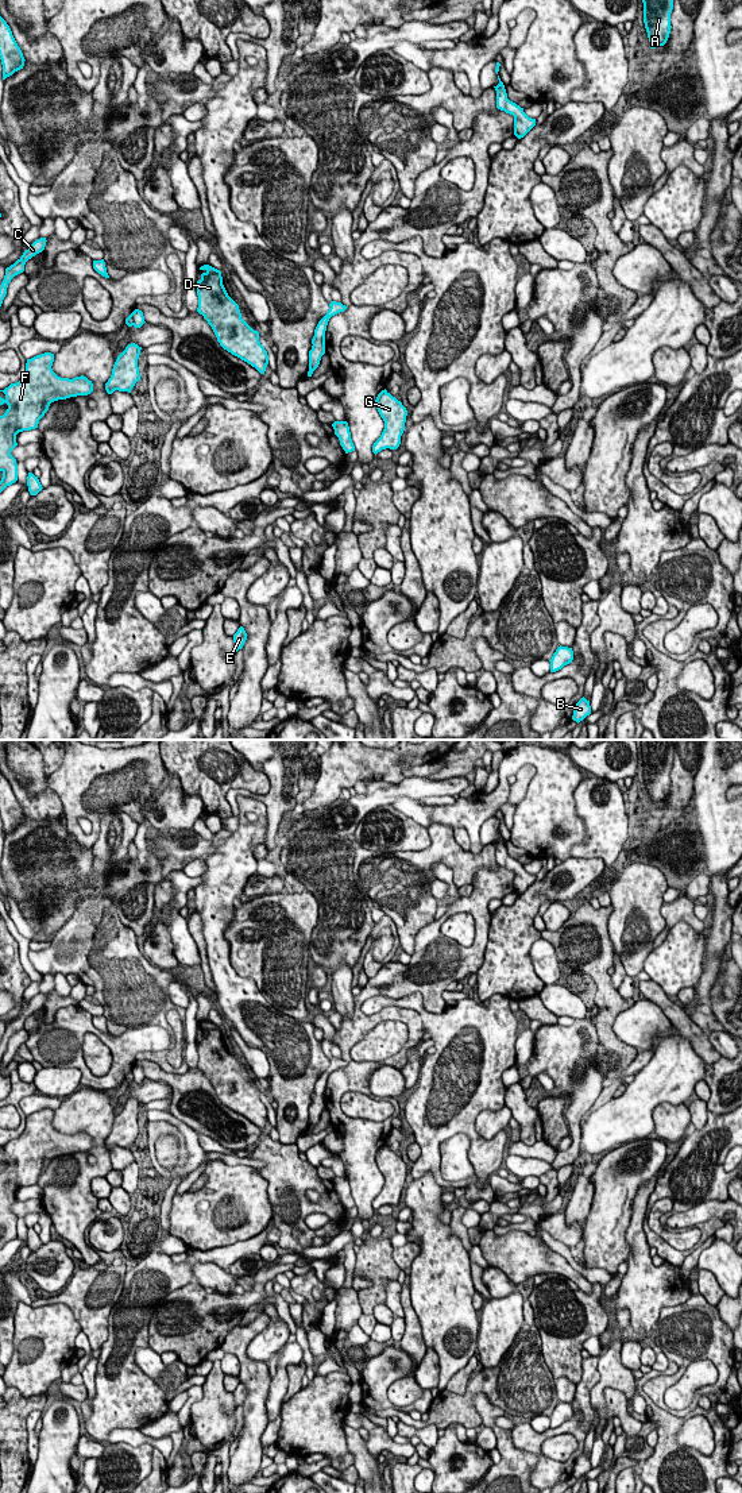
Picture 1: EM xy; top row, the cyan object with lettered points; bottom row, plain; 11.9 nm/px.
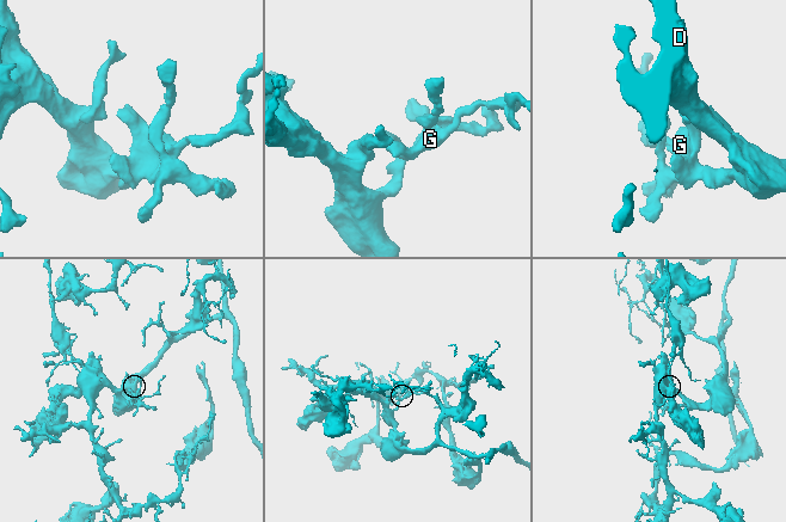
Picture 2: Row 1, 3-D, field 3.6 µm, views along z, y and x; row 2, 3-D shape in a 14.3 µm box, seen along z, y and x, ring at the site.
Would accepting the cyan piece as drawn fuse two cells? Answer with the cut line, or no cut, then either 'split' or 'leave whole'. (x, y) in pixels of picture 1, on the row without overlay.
cut in xy along (132, 1068), (134, 1080); split

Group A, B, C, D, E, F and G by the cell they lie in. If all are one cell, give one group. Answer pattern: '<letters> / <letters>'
A B D E F G / C

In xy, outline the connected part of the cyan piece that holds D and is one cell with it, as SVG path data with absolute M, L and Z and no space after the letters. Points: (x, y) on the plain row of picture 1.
M209 1021L200 1026L204 1029L197 1037L197 1068L212 1083L224 1106L264 1130L268 1120L267 1107L259 1097L259 1088L241 1075L239 1061L228 1052L221 1027Z

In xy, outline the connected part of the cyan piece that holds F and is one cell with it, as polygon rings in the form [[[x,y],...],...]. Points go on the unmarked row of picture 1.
[[[51,1108],[27,1115],[22,1135],[0,1146],[5,1150],[0,1153],[0,1161],[8,1161],[0,1172],[0,1249],[18,1237],[16,1215],[11,1211],[18,1201],[16,1191],[38,1184],[51,1158],[93,1147],[92,1137],[84,1131],[73,1135],[58,1133],[51,1124],[53,1118]]]

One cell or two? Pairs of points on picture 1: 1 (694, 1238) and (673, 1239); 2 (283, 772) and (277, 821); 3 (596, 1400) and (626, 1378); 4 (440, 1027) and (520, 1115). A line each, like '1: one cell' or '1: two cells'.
1: one cell
2: one cell
3: one cell
4: two cells

